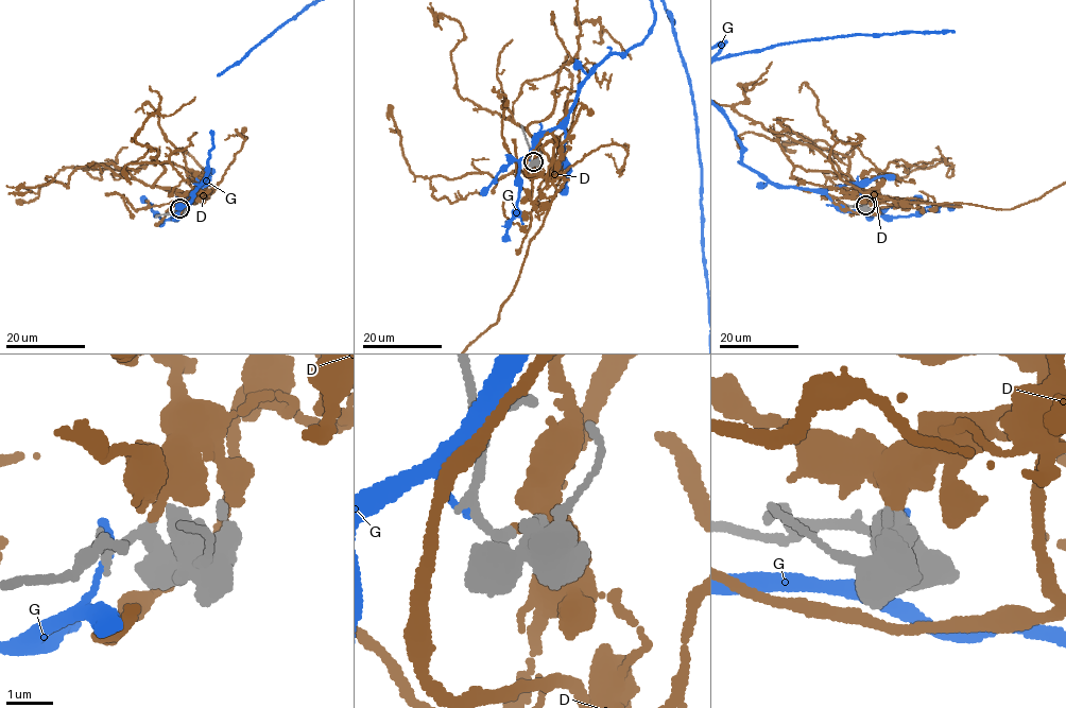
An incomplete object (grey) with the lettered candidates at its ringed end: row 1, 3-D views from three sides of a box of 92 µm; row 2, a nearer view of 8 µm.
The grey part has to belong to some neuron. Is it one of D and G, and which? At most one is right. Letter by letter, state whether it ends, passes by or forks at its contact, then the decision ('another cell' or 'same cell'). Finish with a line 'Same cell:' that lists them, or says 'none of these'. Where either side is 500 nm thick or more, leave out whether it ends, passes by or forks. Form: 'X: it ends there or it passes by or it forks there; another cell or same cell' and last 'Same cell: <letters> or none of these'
D: same cell
G: it ends there; another cell
Same cell: D

